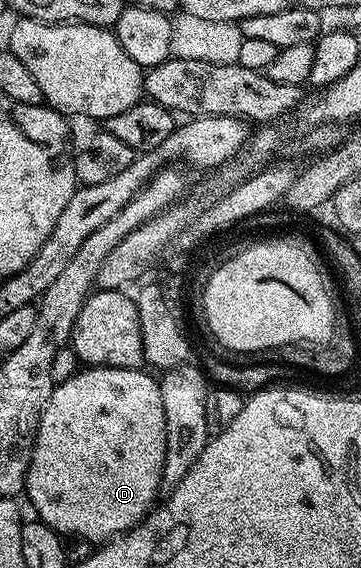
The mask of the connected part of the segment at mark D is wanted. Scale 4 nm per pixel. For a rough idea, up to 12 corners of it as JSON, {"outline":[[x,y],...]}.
{"outline":[[89,366],[54,387],[23,489],[108,542],[161,488],[161,385]]}

